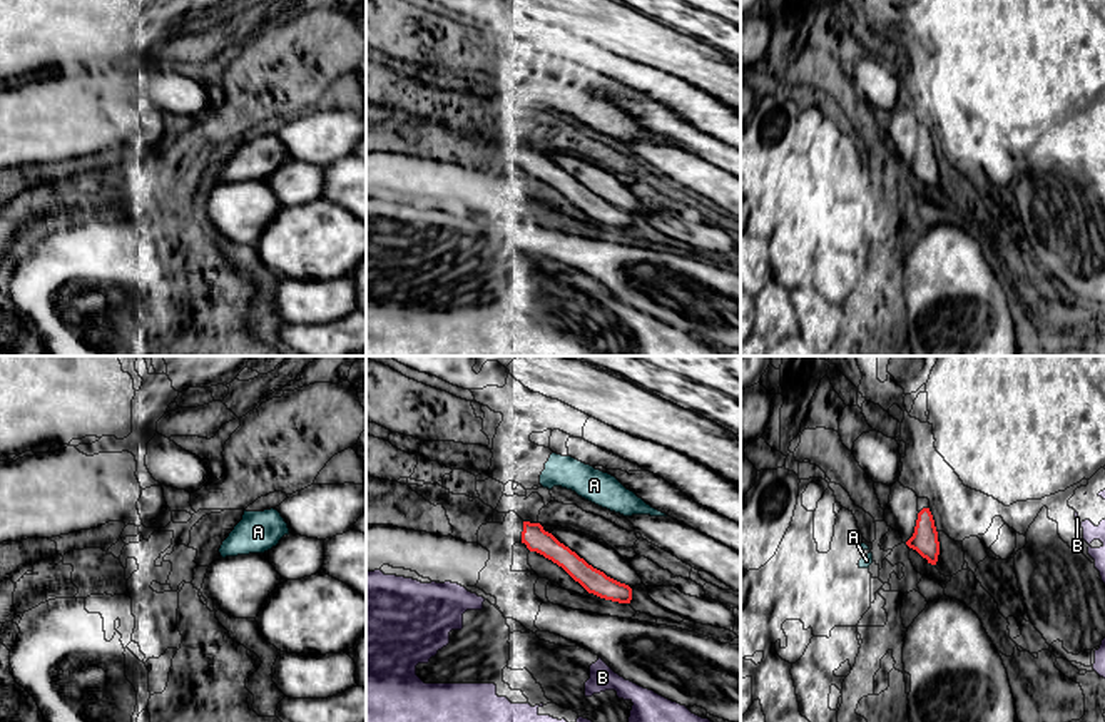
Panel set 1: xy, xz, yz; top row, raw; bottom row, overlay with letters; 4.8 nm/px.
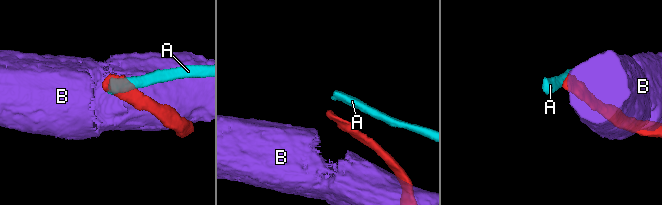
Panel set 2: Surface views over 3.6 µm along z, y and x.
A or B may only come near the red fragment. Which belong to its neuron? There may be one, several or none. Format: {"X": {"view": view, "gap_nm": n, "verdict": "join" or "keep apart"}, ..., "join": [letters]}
{"A": {"view": "xz", "gap_nm": 170, "verdict": "keep apart"}, "B": {"view": "xz", "gap_nm": 280, "verdict": "keep apart"}, "join": []}

